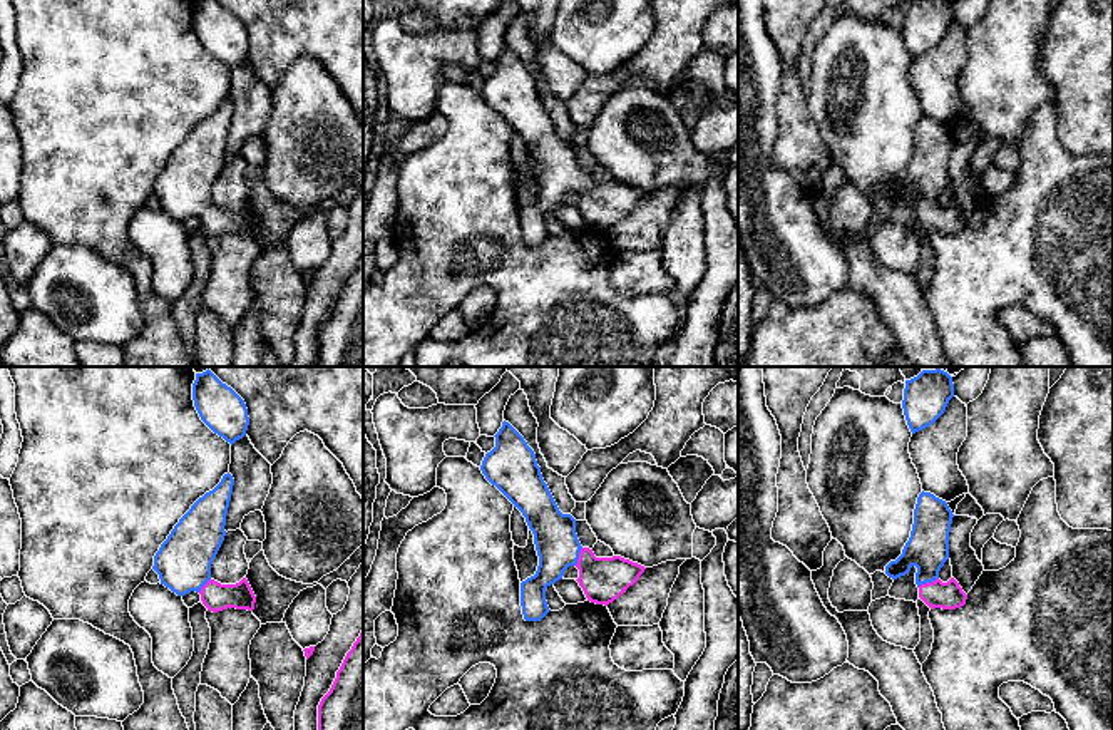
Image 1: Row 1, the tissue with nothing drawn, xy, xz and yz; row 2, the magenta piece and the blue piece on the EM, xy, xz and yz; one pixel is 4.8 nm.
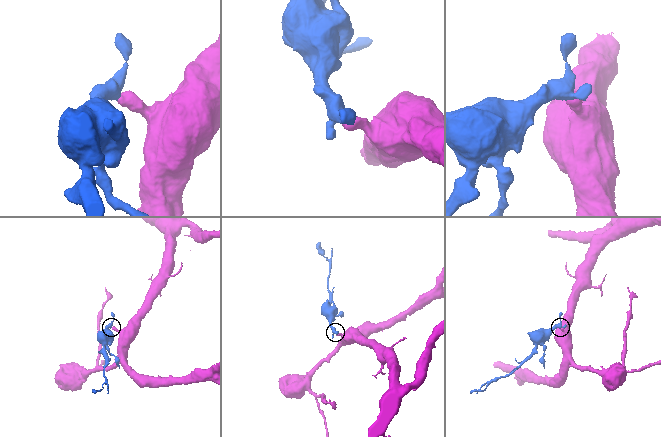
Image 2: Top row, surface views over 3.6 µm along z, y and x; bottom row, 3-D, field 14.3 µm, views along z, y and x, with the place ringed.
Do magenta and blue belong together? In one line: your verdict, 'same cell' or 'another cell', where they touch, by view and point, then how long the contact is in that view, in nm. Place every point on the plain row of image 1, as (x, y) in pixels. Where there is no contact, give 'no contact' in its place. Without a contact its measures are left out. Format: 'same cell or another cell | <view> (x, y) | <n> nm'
same cell | yz (928, 208) | 120 nm

